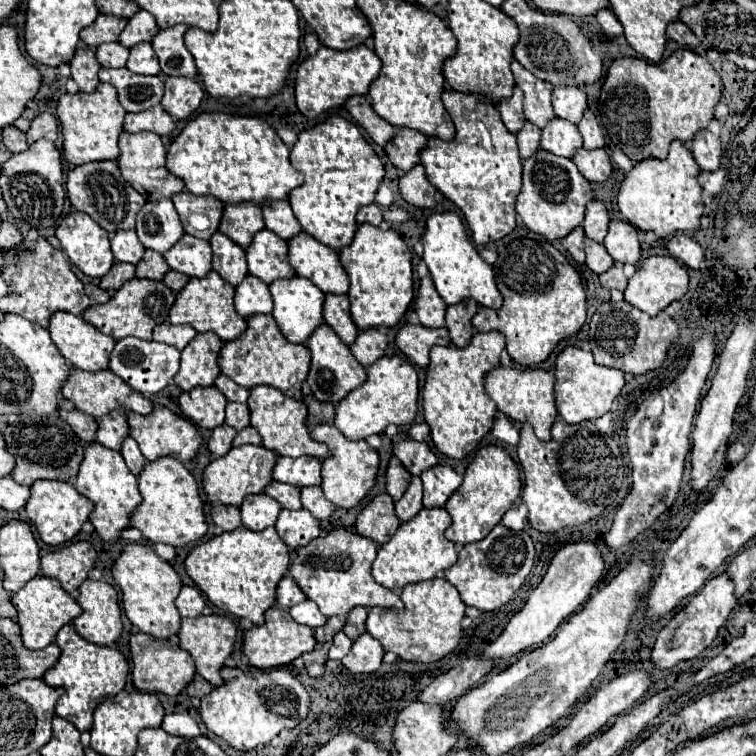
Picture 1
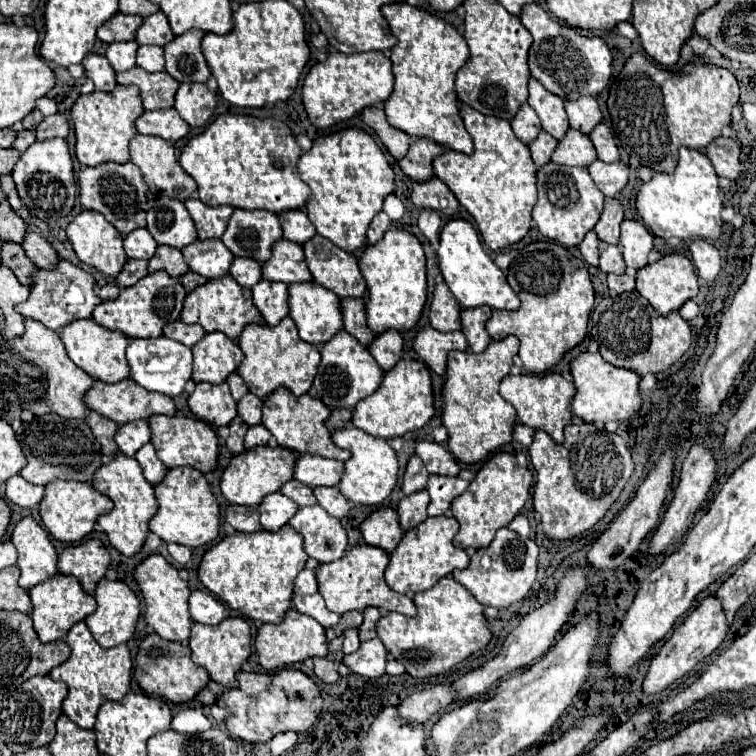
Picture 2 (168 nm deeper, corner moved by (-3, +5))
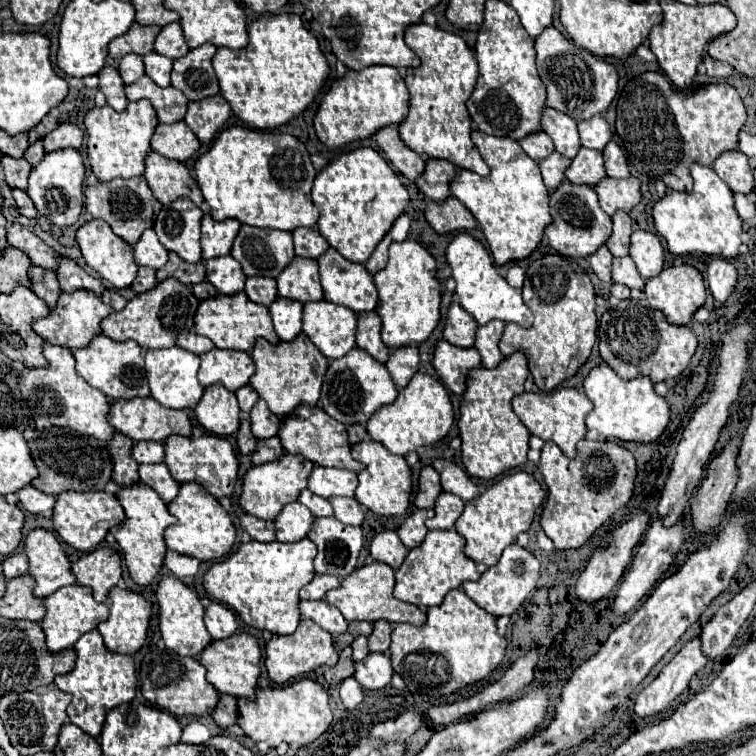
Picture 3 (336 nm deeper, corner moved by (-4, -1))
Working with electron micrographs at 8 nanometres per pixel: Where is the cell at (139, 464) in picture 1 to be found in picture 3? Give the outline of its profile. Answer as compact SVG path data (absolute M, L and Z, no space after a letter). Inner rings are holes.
M142 464L140 466L140 480L158 492L158 496L168 504L178 496L180 484L170 478L170 472L164 464Z

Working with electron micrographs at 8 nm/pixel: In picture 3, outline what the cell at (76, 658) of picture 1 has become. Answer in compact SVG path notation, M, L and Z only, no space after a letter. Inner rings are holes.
M98 630L86 632L76 642L74 650L78 654L76 668L68 674L56 676L54 684L60 690L72 694L72 702L68 706L70 722L76 724L78 728L82 728L86 734L98 738L98 734L102 732L102 724L104 724L108 710L112 710L114 706L118 706L122 702L134 700L134 696L136 696L136 664L134 664L132 656L110 652L104 646L104 640Z

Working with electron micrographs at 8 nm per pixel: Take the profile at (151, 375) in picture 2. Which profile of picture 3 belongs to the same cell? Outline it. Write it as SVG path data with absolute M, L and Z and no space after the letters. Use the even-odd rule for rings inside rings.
M174 346L174 348L162 348L162 350L148 350L144 356L144 362L146 362L152 398L158 400L162 406L172 410L186 410L186 408L194 408L200 402L204 394L204 386L196 378L198 366L200 366L198 356Z

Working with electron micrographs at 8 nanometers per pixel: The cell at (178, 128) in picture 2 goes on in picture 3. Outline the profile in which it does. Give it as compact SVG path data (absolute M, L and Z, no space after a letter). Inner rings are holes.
M186 122L160 124L152 136L152 150L178 162L190 160L200 148L196 134L186 126Z

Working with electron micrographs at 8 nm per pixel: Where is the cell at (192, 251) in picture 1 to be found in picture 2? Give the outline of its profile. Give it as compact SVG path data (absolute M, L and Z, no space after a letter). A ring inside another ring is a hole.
M195 240L193 244L187 244L181 254L185 256L185 262L189 268L205 278L219 278L229 272L229 264L233 260L233 254L225 248L225 244L217 240Z

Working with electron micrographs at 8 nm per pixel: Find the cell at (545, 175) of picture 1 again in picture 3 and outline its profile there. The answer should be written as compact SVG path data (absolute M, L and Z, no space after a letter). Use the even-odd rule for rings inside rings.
M566 180L556 192L552 192L550 212L554 216L554 224L550 224L544 234L560 256L586 258L604 246L612 234L612 218L598 206L598 196L590 186L574 186Z

